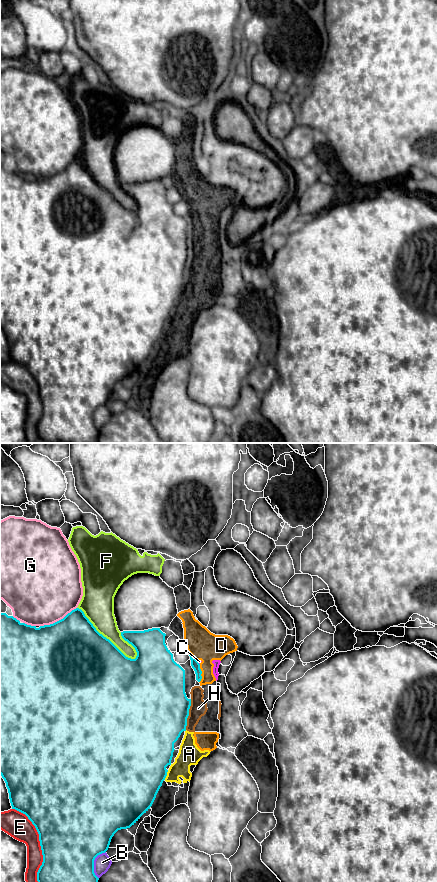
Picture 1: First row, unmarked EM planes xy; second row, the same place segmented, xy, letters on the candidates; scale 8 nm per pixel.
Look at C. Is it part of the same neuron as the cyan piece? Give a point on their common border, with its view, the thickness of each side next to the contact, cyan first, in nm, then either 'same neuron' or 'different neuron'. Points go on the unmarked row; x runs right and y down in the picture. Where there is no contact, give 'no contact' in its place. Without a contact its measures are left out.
meets cyan in xy at (198, 215); 70 nm thick on the cyan side, 20 nm on the other; different neuron

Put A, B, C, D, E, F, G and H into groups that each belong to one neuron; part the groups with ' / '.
A C D H / B / E / F / G

